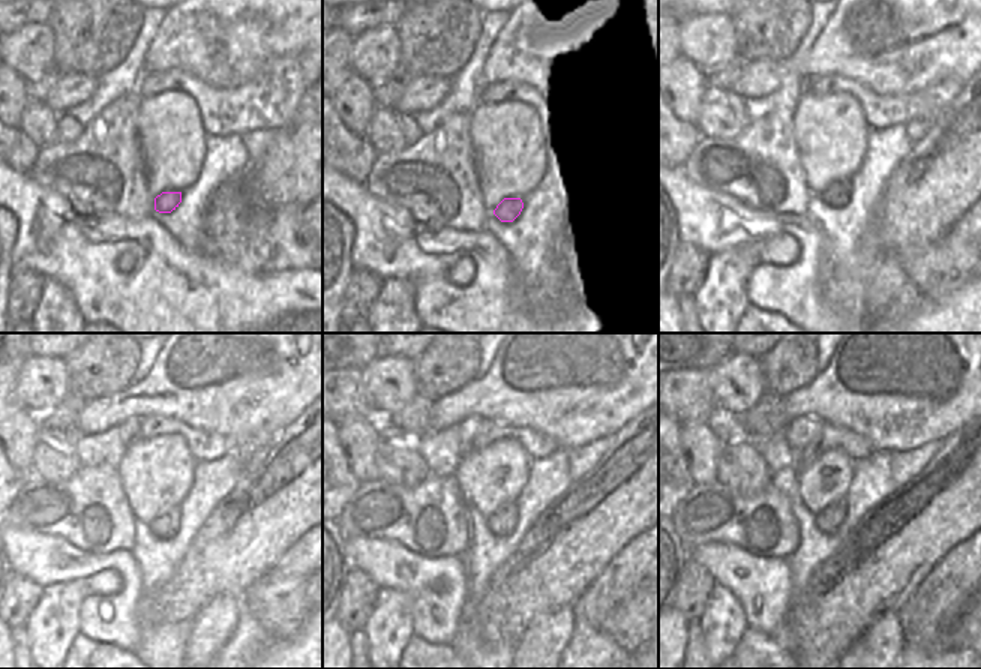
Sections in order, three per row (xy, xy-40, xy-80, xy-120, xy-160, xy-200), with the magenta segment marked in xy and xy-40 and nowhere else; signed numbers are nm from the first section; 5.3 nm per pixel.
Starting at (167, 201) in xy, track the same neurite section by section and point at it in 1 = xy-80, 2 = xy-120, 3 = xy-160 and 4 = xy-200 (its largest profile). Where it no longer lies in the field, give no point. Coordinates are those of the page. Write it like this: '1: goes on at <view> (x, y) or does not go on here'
1: goes on at xy-80 (837, 194)
2: goes on at xy-120 (164, 527)
3: goes on at xy-160 (501, 522)
4: goes on at xy-200 (828, 519)

